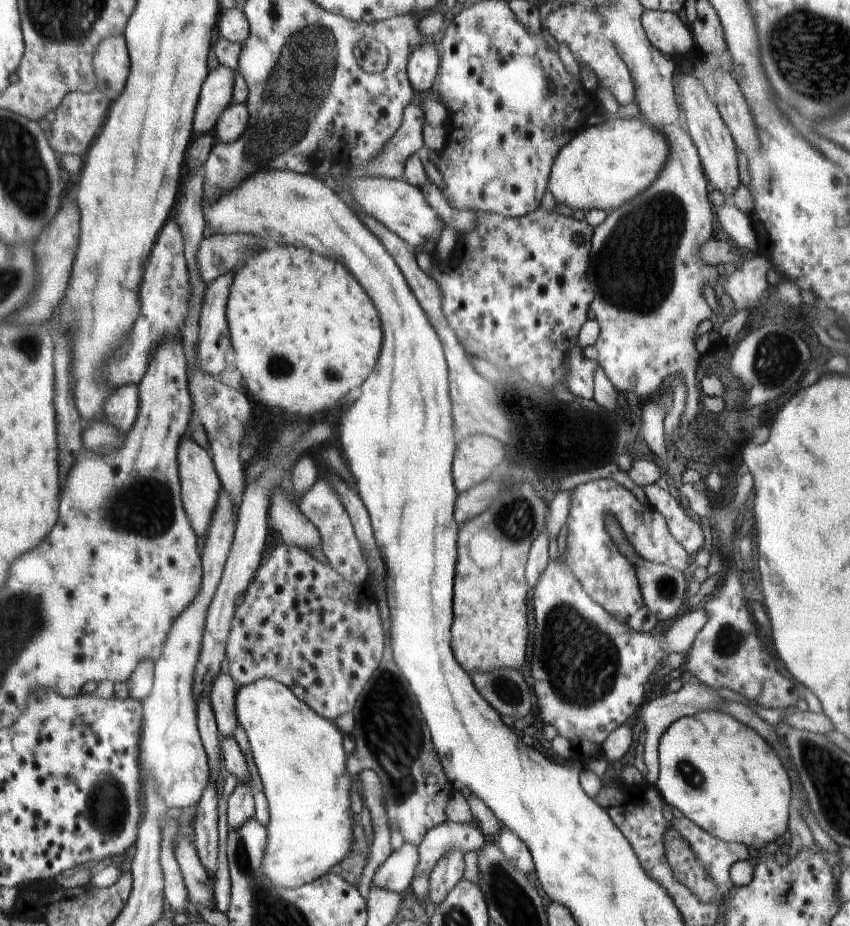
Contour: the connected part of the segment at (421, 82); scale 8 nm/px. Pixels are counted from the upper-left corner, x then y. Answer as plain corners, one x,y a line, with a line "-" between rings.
429,40
425,47
411,54
407,66
407,75
416,93
431,94
435,90
438,71
438,54
432,40

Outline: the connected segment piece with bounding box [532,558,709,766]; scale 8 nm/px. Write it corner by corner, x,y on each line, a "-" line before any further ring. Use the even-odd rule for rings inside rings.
558,558
549,562
542,578
534,587
534,654
532,654
532,678
537,694
538,719
541,726
552,724
558,729
558,736
568,739
572,744
573,760
582,766
588,766
600,750
600,744
608,738
608,734
626,724
630,716
636,714
640,704
644,702
644,684
654,668
658,668
664,654
680,652
688,654
698,636
699,630
709,621
706,609
692,610
679,618
668,630
658,636
650,633
633,631
627,623
622,624
600,603
582,590
581,582
564,561

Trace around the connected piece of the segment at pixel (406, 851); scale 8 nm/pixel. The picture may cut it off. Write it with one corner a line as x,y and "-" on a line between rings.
404,841
402,846
397,850
394,849
391,855
378,867
373,877
373,883
379,887
402,893
411,886
418,861
417,848

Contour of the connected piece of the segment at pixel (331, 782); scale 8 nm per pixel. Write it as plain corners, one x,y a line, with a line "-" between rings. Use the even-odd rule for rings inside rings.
260,679
241,686
235,696
238,724
242,725
254,762
263,784
269,806
267,824
268,842
262,859
265,876
274,884
295,889
322,877
351,853
358,836
354,836
350,816
350,775
342,748
342,734
332,721
328,721
301,700
284,683
272,679

